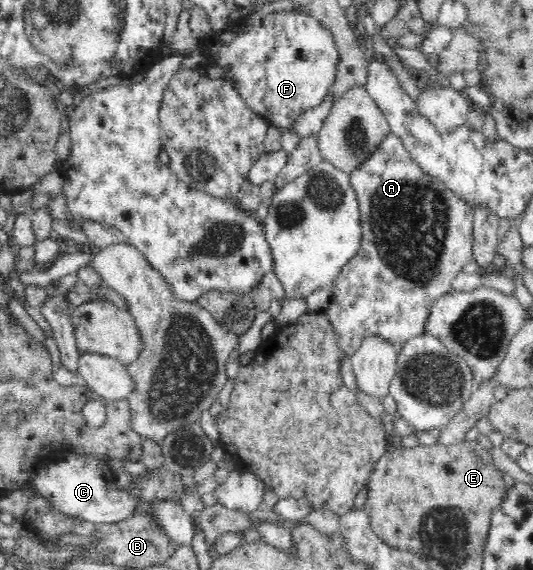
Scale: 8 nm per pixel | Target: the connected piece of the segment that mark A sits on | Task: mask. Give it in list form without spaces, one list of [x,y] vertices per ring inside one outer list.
[[[390,132],[387,134],[377,146],[373,148],[373,151],[369,152],[365,159],[361,160],[350,172],[350,183],[354,188],[359,202],[361,227],[363,230],[363,239],[361,239],[361,251],[344,265],[344,268],[339,272],[337,279],[331,287],[332,297],[330,304],[325,310],[329,322],[336,327],[336,331],[339,333],[341,339],[341,350],[343,350],[347,356],[350,356],[363,342],[366,336],[369,335],[381,335],[382,339],[389,339],[389,342],[399,347],[403,342],[409,341],[417,335],[422,335],[425,332],[425,320],[427,319],[429,308],[431,304],[445,292],[451,291],[452,281],[454,277],[462,271],[462,268],[472,261],[471,246],[473,239],[473,222],[474,212],[463,201],[451,194],[451,191],[447,190],[438,179],[431,178],[430,175],[425,175],[418,167],[417,164],[411,159],[409,152],[405,149],[401,139],[397,135]]]

